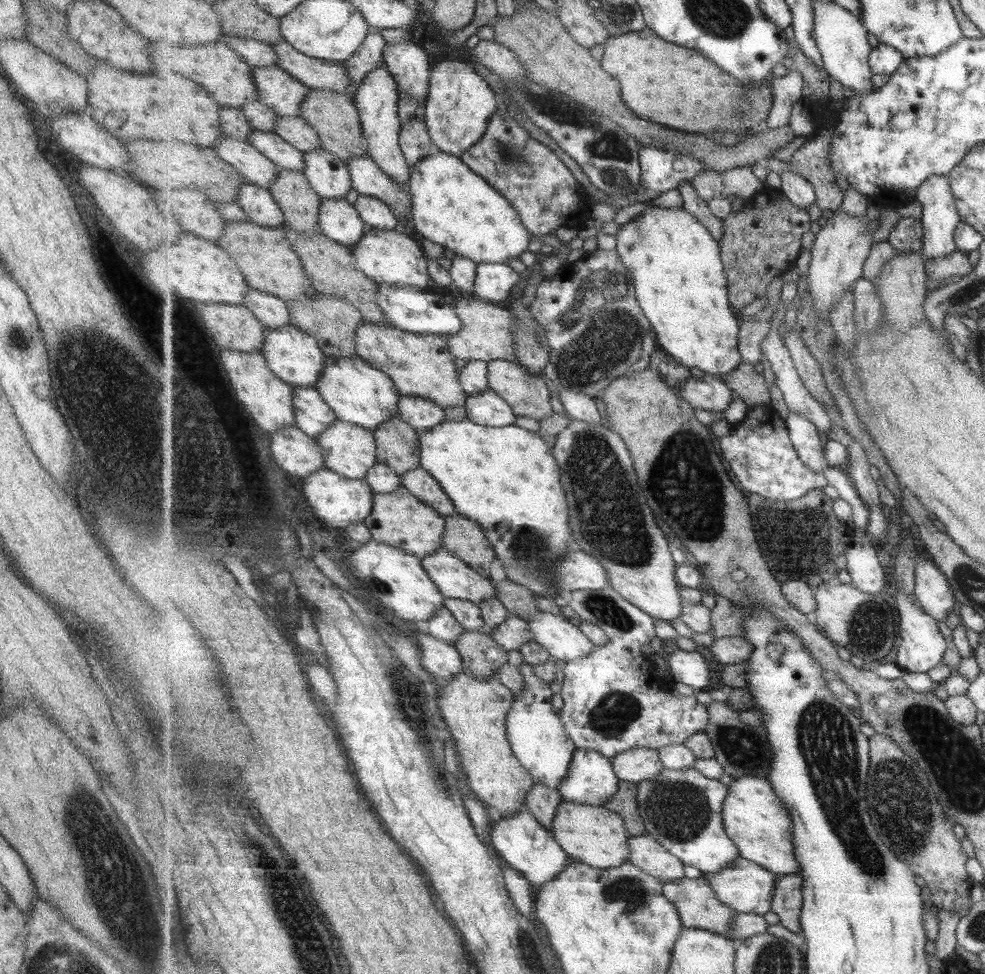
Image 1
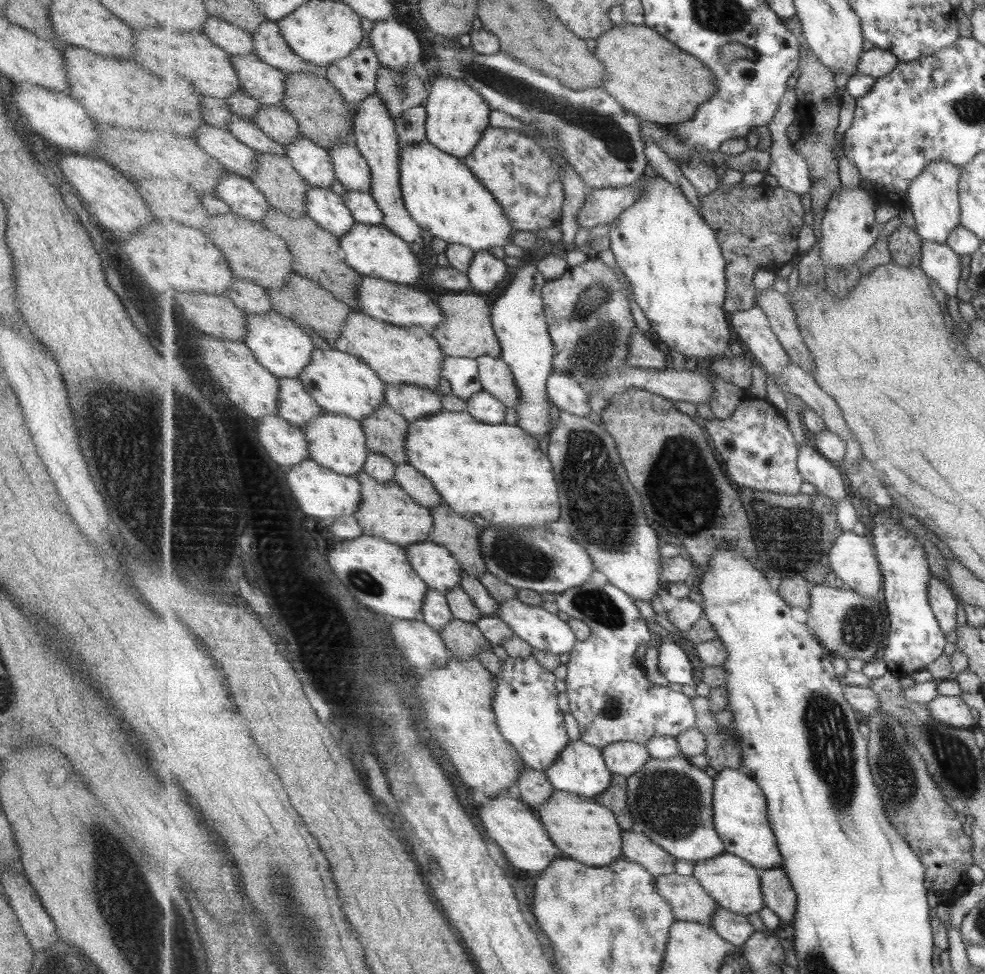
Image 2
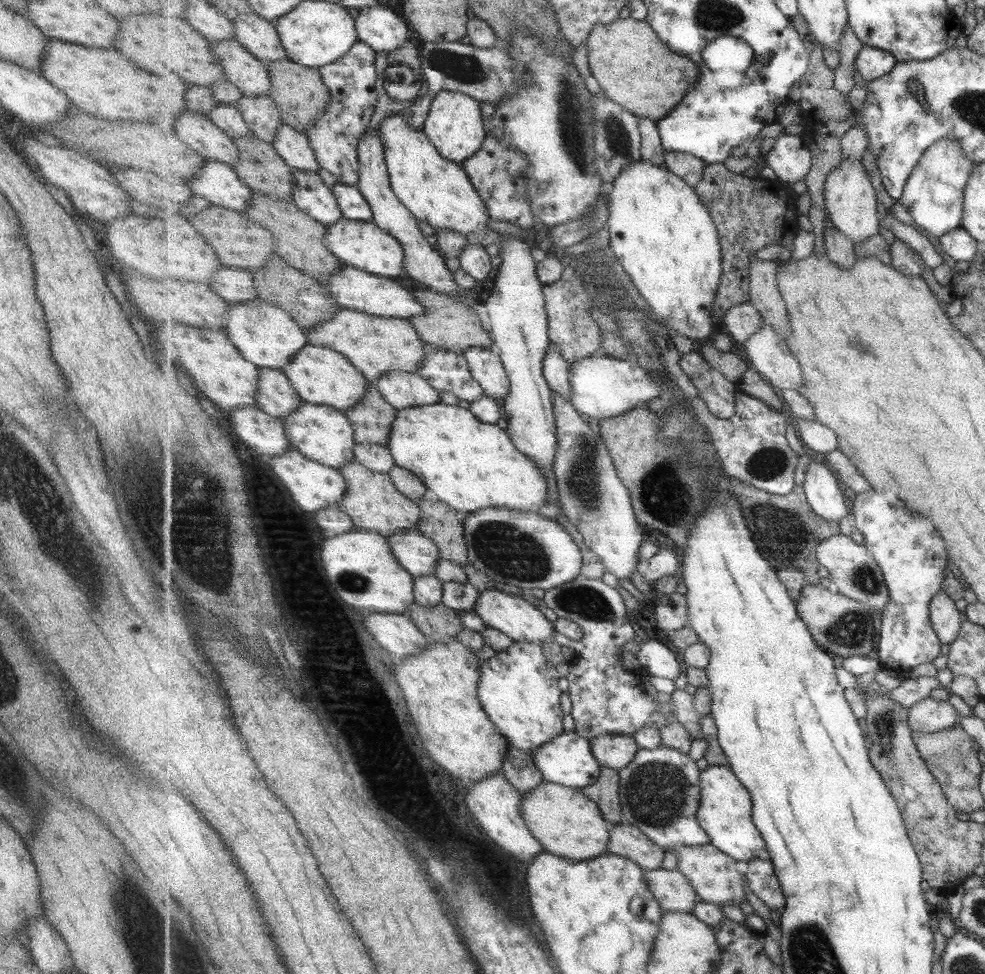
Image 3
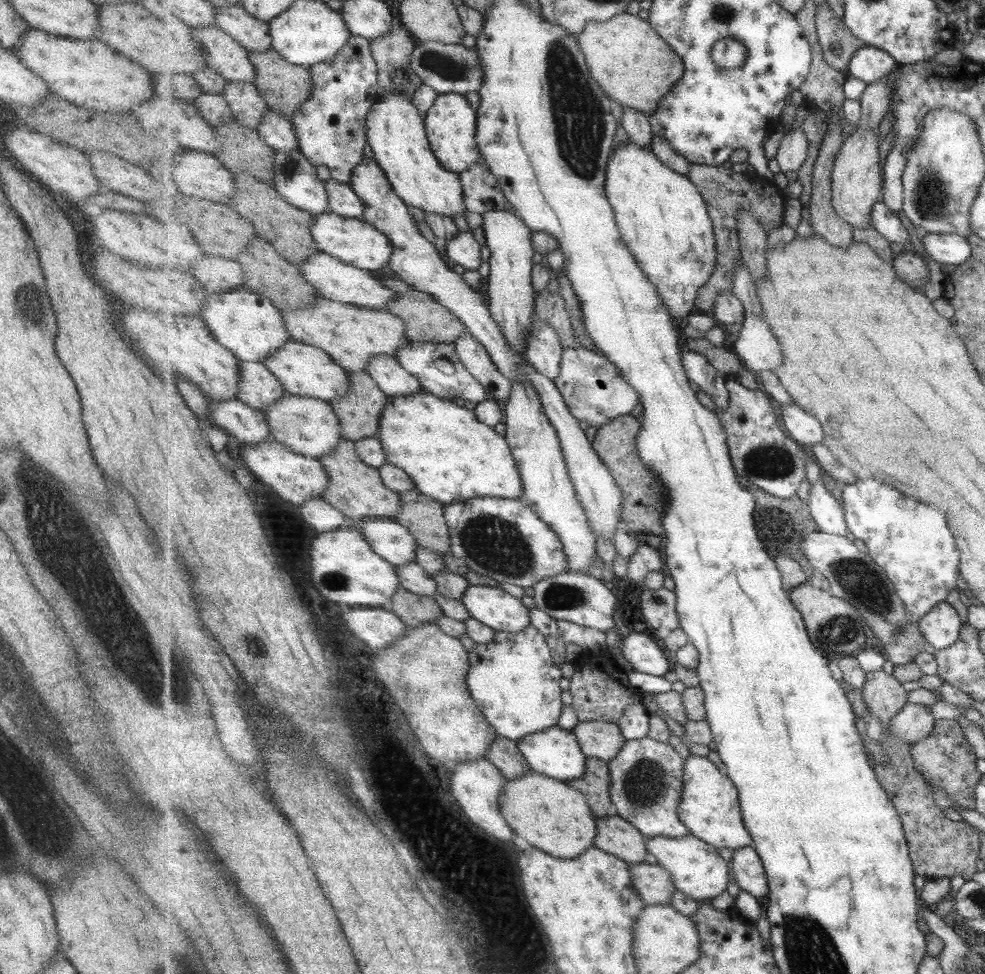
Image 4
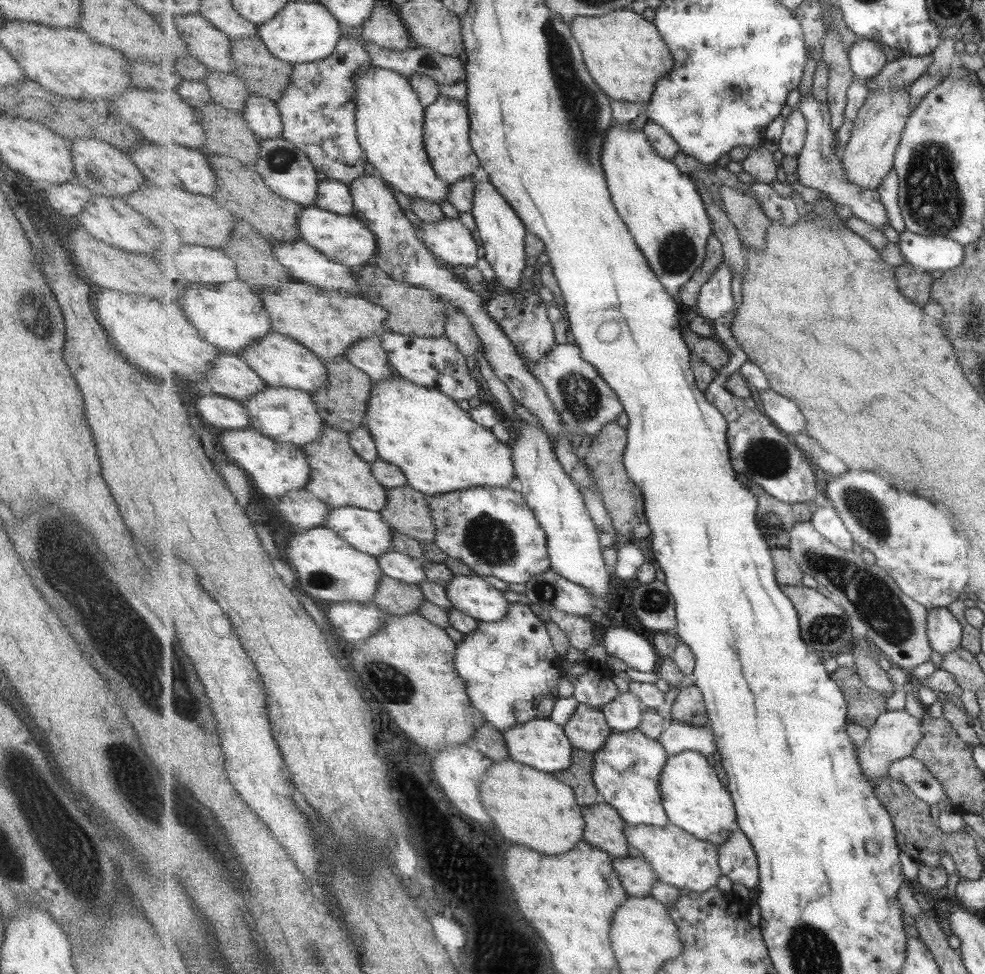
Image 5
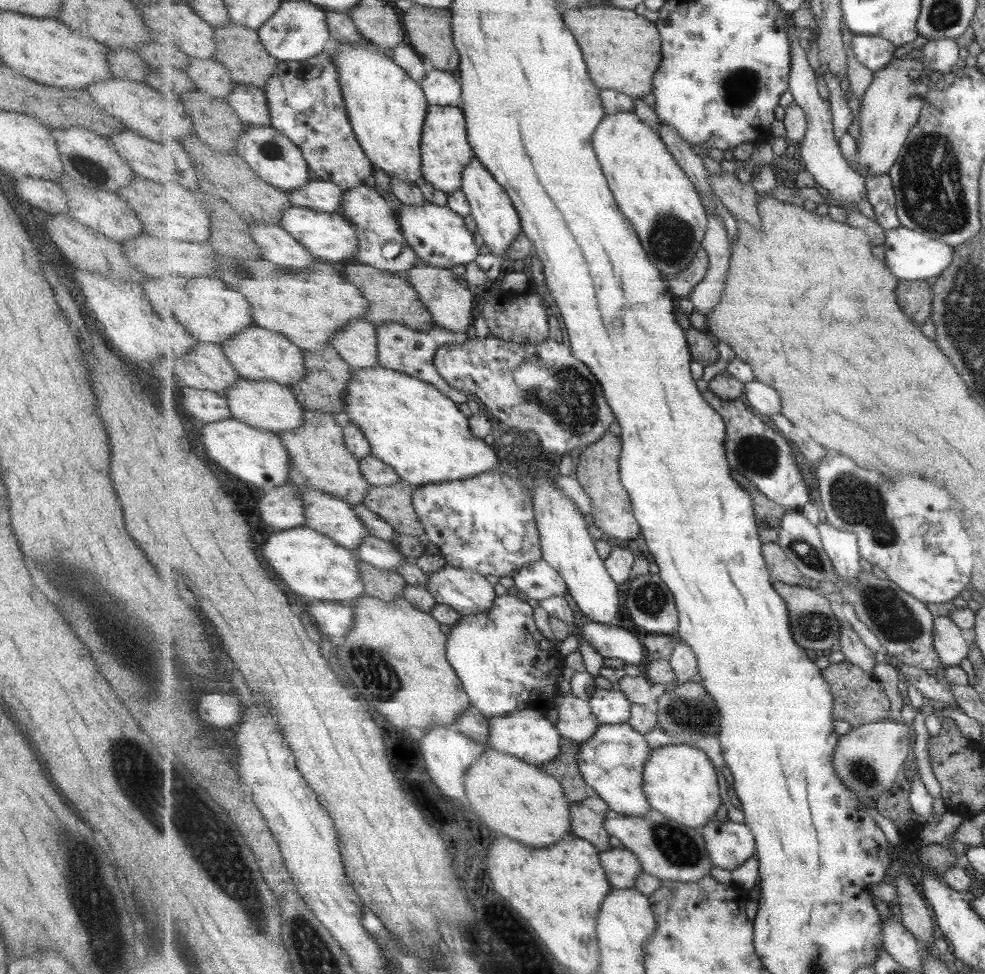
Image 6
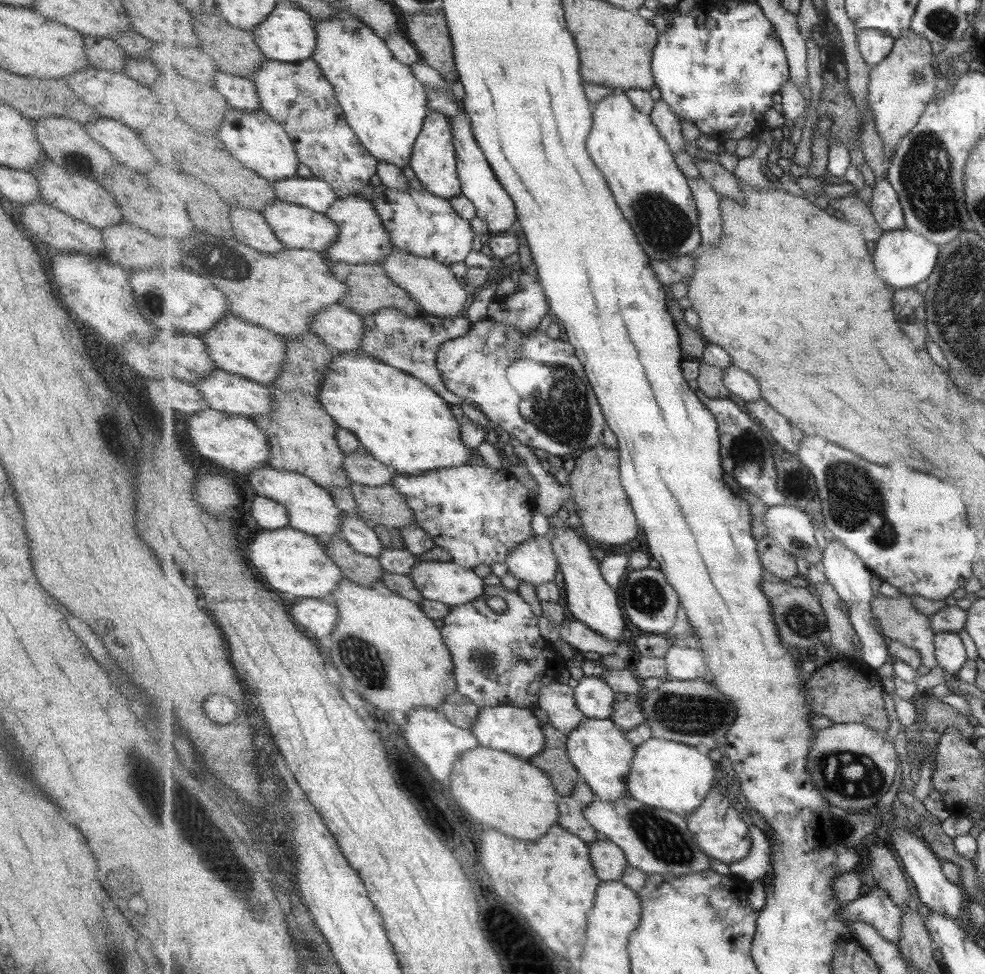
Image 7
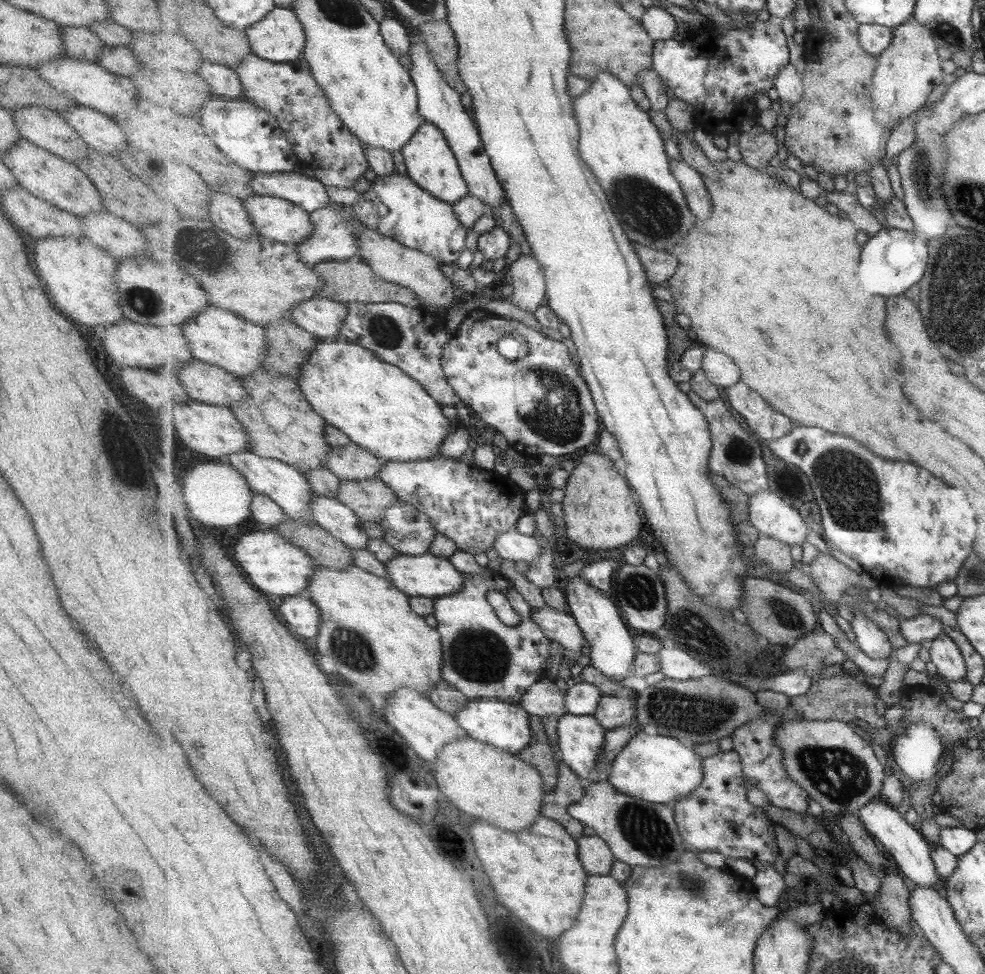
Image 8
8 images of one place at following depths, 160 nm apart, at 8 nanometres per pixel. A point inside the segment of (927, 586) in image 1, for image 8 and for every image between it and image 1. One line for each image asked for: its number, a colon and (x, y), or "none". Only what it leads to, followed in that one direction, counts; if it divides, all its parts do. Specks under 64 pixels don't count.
2: (942, 598)
3: (947, 619)
4: (942, 627)
5: (946, 632)
6: (952, 648)
7: (950, 650)
8: (945, 653)

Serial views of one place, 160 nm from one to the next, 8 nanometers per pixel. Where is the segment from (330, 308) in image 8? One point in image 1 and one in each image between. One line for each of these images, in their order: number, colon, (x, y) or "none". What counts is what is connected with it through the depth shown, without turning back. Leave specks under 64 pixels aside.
1: (423, 414)
2: (414, 401)
3: (402, 389)
4: (390, 375)
5: (368, 354)
6: (357, 341)
7: (342, 330)

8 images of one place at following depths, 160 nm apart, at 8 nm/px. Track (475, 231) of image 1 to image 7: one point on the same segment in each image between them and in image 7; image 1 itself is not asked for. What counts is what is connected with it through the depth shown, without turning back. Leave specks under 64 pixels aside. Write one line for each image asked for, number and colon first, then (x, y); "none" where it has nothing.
2: (441, 193)
3: (439, 192)
4: (396, 130)
5: (390, 119)
6: (388, 108)
7: (385, 103)

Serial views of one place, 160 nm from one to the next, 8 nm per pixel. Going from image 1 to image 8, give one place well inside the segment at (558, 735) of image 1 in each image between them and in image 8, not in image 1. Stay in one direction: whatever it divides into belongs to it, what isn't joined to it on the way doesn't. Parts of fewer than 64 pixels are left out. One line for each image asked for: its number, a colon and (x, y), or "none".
2: (526, 707)
3: (519, 688)
4: (515, 681)
5: (512, 670)
6: (506, 664)
7: (502, 659)
8: (485, 659)

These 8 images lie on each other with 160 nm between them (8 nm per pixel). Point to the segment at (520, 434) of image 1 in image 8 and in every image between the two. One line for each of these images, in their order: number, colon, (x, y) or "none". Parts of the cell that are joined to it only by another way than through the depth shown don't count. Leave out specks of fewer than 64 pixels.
2: (497, 475)
3: (470, 465)
4: (450, 454)
5: (439, 446)
6: (413, 426)
7: (400, 420)
8: (381, 408)

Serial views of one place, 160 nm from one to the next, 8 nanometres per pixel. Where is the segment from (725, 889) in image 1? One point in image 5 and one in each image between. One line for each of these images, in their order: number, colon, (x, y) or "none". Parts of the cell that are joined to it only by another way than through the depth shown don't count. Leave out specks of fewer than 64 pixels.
2: (736, 884)
3: (712, 873)
4: (697, 868)
5: (678, 858)

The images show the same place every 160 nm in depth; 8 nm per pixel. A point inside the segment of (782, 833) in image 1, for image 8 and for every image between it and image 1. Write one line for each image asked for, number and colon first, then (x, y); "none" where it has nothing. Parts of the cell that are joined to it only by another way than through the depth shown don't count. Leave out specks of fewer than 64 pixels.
2: (741, 818)
3: (725, 813)
4: (710, 807)
5: (695, 800)
6: (680, 780)
7: (668, 774)
8: (661, 769)

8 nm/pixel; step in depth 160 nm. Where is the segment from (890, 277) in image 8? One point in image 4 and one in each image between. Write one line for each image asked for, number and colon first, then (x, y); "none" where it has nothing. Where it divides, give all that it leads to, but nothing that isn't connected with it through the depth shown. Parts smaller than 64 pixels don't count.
4: (944, 249)
5: (926, 253)
6: (910, 255)
7: (903, 258)

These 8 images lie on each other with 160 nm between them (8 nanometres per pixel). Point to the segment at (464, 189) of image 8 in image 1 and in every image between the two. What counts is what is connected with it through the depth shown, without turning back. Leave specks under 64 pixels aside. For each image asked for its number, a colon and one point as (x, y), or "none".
1: (460, 105)
2: (458, 116)
3: (455, 125)
4: (451, 123)
5: (447, 132)
6: (446, 149)
7: (435, 162)

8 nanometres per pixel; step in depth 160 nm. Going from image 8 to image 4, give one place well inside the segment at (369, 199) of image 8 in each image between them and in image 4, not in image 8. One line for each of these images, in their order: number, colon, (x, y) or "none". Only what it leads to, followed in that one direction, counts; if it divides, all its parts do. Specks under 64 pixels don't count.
4: (463, 249)
5: (451, 241)
6: (439, 236)
7: (417, 221)

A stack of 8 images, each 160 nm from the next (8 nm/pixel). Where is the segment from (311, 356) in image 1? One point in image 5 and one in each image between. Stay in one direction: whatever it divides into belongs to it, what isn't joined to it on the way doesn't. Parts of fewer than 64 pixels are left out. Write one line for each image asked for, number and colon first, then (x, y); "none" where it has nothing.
2: (282, 346)
3: (267, 335)
4: (251, 325)
5: (230, 315)

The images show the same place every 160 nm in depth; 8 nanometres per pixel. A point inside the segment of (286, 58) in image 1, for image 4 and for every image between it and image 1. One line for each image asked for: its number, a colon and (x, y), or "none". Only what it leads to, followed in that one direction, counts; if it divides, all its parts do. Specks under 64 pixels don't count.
2: (270, 45)
3: (260, 36)
4: (254, 34)

